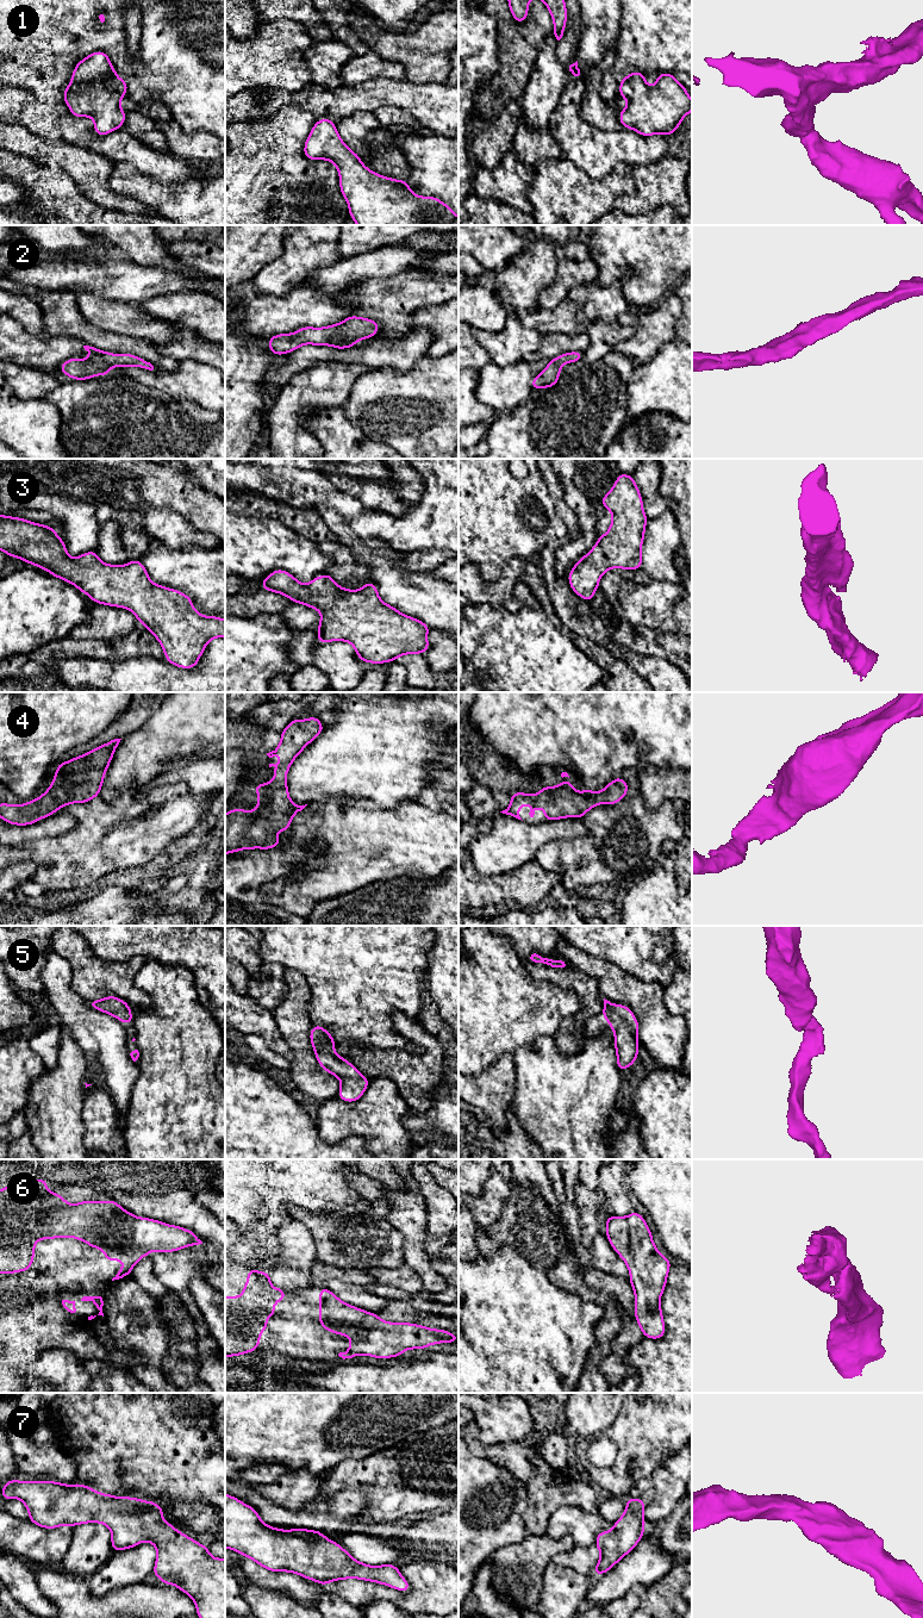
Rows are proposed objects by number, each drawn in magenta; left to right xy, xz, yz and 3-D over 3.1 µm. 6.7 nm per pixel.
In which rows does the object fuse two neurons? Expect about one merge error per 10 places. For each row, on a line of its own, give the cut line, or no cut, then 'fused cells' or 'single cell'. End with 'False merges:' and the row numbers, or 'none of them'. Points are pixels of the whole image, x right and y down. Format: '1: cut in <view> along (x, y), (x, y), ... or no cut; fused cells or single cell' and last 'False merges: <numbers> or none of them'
1: no cut; single cell
2: no cut; single cell
3: no cut; single cell
4: no cut; single cell
5: no cut; single cell
6: no cut; single cell
7: no cut; single cell
False merges: none of them

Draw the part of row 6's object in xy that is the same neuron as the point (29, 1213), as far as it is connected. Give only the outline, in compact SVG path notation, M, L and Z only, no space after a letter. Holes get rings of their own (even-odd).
M48 1181L12 1183L0 1190L0 1274L27 1271L33 1263L35 1243L42 1239L73 1237L105 1252L105 1259L126 1261L112 1278L131 1275L137 1262L151 1251L174 1252L202 1244L199 1237L183 1227L150 1218L136 1216L113 1200L68 1203L61 1194L46 1190Z

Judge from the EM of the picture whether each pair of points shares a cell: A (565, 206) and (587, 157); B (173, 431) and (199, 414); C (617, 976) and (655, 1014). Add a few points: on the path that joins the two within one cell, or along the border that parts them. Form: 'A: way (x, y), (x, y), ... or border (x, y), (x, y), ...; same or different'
A: border (562, 156), (594, 179), (602, 179), (609, 174); different
B: border (179, 402), (180, 406), (193, 421); different
C: way (627, 985), (646, 1004); same

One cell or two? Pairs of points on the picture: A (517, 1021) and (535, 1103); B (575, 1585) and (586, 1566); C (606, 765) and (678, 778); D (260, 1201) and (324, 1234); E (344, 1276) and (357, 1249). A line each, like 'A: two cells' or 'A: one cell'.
A: two cells
B: two cells
C: two cells
D: two cells
E: two cells

